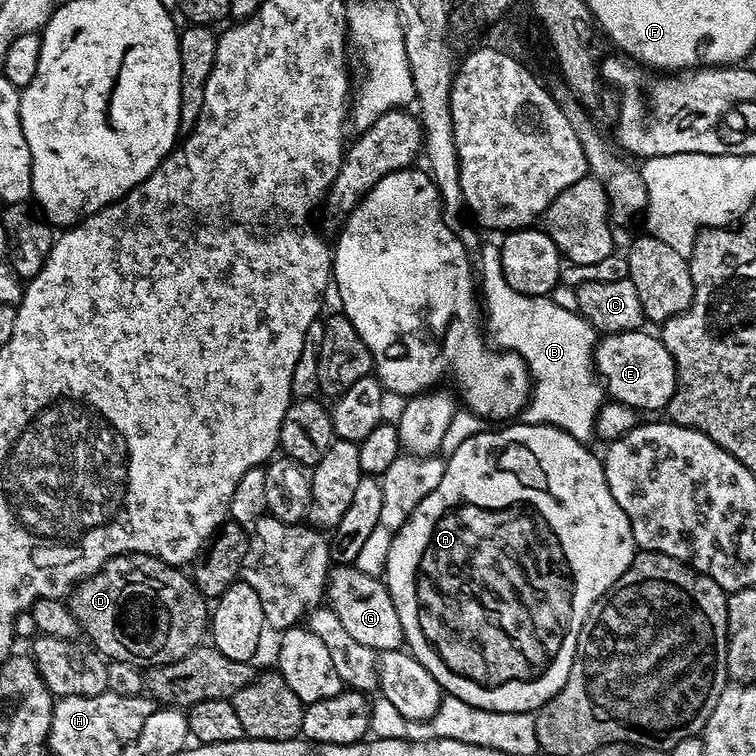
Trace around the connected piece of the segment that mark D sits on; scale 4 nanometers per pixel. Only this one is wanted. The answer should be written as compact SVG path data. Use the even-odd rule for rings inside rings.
M137 552L106 561L100 571L73 587L66 603L79 622L83 635L92 639L91 647L101 657L132 663L141 670L160 668L164 664L178 662L178 658L186 658L186 654L201 647L203 640L200 639L205 638L210 628L210 604L196 589L196 580L157 556L143 556ZM152 600L156 603L156 620L148 620L152 616Z

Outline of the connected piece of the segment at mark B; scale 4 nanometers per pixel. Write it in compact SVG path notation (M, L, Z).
M481 243L478 255L480 255L478 284L482 289L483 303L484 300L488 303L488 312L486 308L487 335L497 349L517 352L528 363L528 374L532 378L532 391L522 413L523 423L552 424L555 428L560 428L578 440L591 441L591 436L593 438L597 435L598 417L606 400L606 393L594 367L594 353L598 339L596 329L579 312L562 310L562 307L556 306L555 302L547 296L527 296L518 294L518 290L511 288L502 274L499 243Z

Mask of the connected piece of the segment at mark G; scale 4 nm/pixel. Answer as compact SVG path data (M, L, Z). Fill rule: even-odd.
M336 566L329 571L328 586L326 589L327 603L338 614L338 622L346 626L350 638L362 642L362 646L370 646L377 652L394 652L405 647L402 622L398 622L398 610L394 610L394 602L388 593L387 583L383 579L362 574L355 566Z

